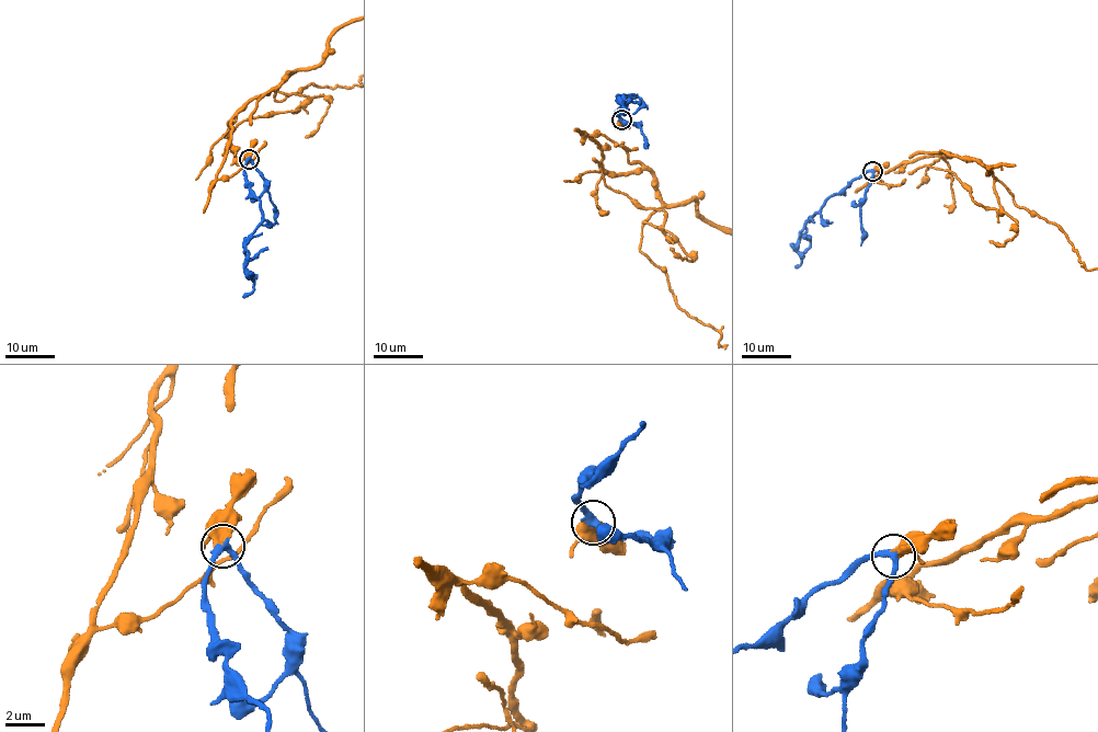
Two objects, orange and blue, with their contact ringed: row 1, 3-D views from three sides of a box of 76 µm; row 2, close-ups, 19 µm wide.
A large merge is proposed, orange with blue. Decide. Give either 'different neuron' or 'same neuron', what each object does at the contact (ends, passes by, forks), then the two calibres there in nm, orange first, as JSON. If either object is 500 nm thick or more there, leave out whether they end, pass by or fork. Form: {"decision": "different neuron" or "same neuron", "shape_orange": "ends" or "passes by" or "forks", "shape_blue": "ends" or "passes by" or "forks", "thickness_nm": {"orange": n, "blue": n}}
{"decision": "same neuron", "thickness_nm": {"orange": 550, "blue": 320}}

